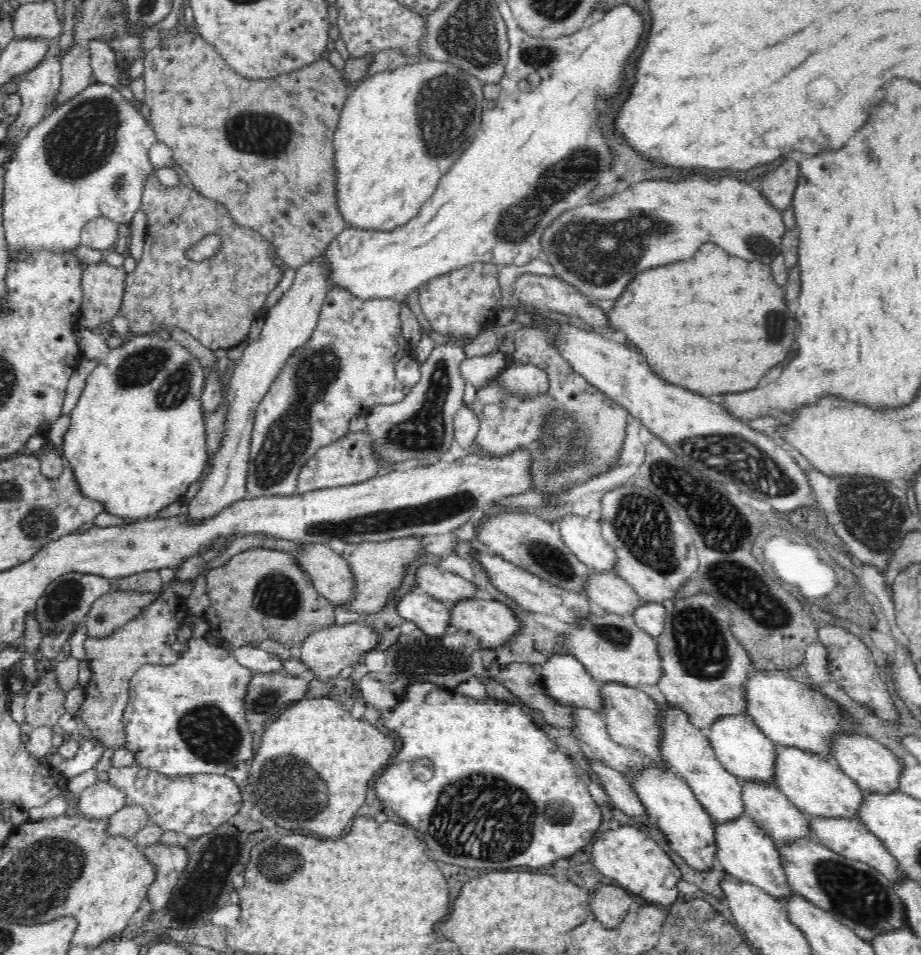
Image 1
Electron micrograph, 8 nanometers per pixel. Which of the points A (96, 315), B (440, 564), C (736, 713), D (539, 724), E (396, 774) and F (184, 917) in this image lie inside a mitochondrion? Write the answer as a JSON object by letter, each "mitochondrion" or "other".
{"A":"other","B":"other","C":"other","D":"other","E":"other","F":"other"}

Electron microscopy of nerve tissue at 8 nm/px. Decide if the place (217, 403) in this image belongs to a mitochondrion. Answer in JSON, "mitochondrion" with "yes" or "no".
{"mitochondrion":"no"}

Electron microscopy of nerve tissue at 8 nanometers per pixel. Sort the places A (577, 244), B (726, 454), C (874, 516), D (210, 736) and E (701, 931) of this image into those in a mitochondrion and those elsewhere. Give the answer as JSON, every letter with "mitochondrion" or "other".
{"A":"mitochondrion","B":"mitochondrion","C":"mitochondrion","D":"mitochondrion","E":"mitochondrion"}

